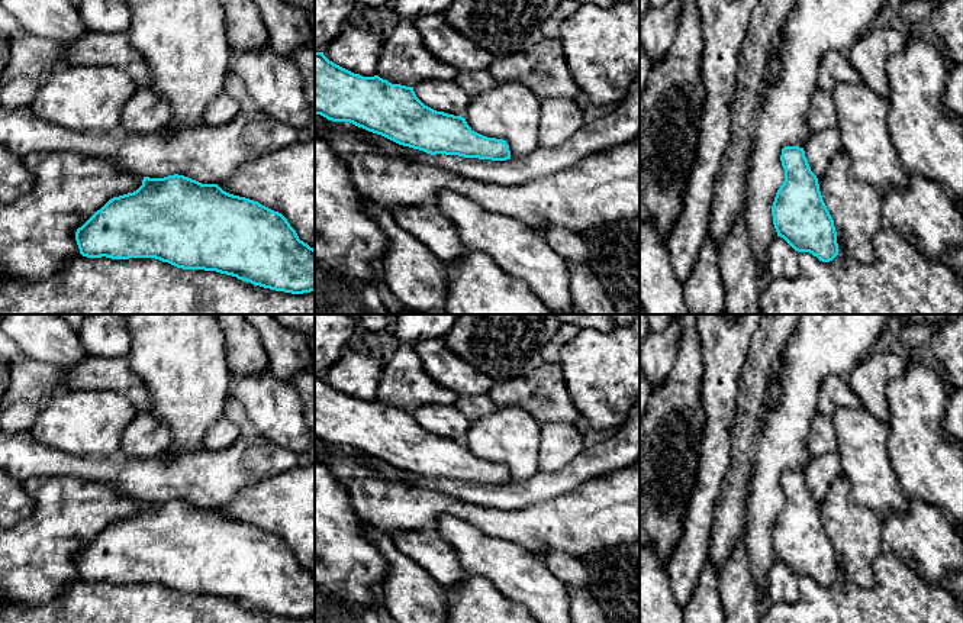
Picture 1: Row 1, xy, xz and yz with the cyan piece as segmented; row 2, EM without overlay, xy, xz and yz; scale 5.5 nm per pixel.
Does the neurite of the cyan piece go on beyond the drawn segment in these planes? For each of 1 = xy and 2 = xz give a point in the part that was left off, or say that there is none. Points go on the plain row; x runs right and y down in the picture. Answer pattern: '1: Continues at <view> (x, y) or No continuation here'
1: No continuation here
2: No continuation here

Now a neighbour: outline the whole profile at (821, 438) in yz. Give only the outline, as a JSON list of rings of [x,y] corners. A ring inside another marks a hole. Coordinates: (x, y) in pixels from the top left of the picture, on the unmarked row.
[[[815,416],[808,435],[808,451],[812,458],[825,452],[837,452],[837,438],[830,416]]]

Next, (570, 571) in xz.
[[[548,551],[544,556],[548,569],[564,584],[587,588],[587,569],[582,559],[558,551]]]

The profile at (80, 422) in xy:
[[[64,388],[42,401],[29,435],[41,445],[74,456],[107,456],[119,449],[122,433],[136,414],[136,409],[122,394]]]

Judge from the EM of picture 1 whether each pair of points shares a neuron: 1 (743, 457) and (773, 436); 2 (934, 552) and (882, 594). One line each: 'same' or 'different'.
1: different
2: different

